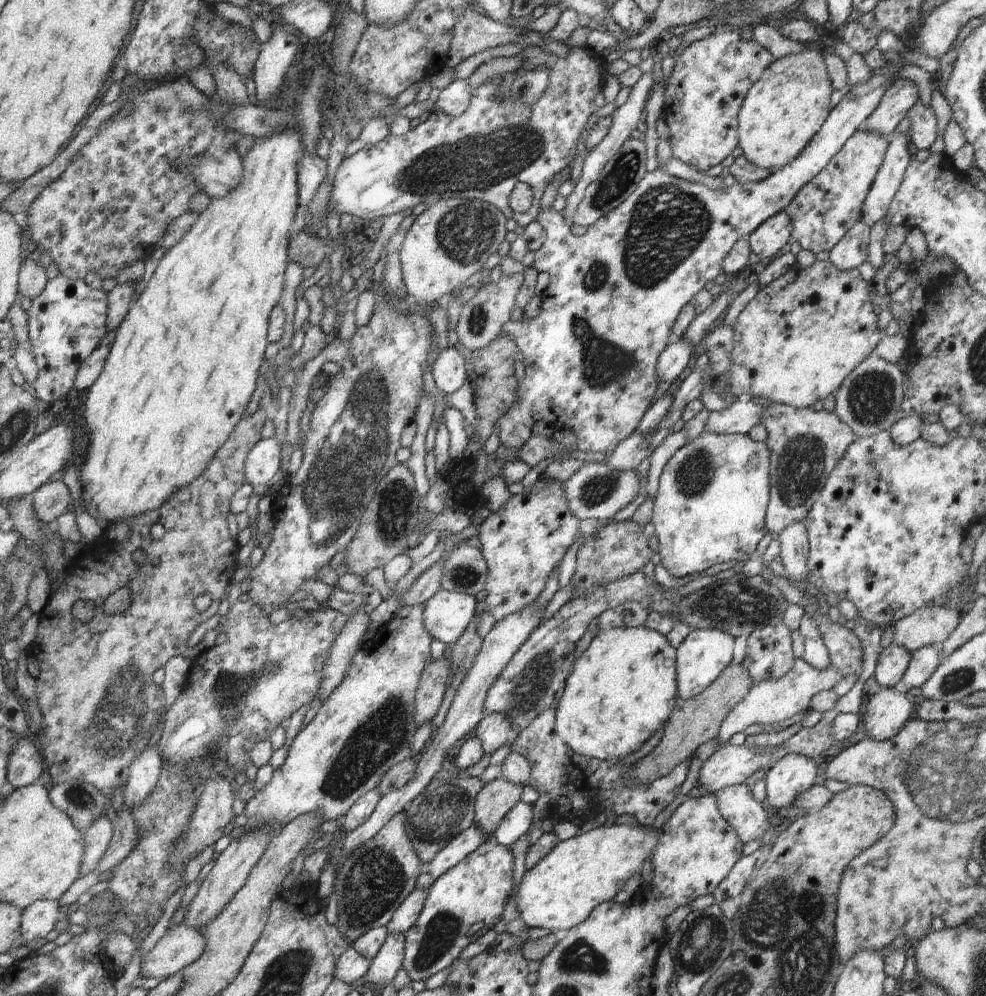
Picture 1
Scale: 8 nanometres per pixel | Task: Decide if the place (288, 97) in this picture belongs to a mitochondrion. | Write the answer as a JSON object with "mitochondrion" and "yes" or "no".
{"mitochondrion":"no"}

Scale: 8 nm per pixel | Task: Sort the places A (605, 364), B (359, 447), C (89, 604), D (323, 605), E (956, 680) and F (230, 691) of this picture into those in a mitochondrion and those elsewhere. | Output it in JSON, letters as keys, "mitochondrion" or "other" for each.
{"A":"mitochondrion","B":"mitochondrion","C":"mitochondrion","D":"other","E":"mitochondrion","F":"mitochondrion"}

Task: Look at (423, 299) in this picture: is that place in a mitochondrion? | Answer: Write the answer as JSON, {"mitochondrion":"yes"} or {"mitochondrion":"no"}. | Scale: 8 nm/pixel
{"mitochondrion":"no"}

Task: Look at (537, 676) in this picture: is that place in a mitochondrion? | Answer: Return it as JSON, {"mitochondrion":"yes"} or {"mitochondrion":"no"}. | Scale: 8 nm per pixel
{"mitochondrion":"yes"}

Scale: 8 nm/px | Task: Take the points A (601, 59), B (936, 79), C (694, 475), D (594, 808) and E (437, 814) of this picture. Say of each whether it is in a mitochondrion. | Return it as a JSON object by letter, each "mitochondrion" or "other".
{"A":"other","B":"other","C":"mitochondrion","D":"other","E":"mitochondrion"}

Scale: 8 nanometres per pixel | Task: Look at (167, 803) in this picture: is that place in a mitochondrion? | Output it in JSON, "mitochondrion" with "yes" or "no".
{"mitochondrion":"yes"}

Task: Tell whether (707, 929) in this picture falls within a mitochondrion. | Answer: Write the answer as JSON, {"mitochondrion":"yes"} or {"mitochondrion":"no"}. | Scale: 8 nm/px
{"mitochondrion":"yes"}

